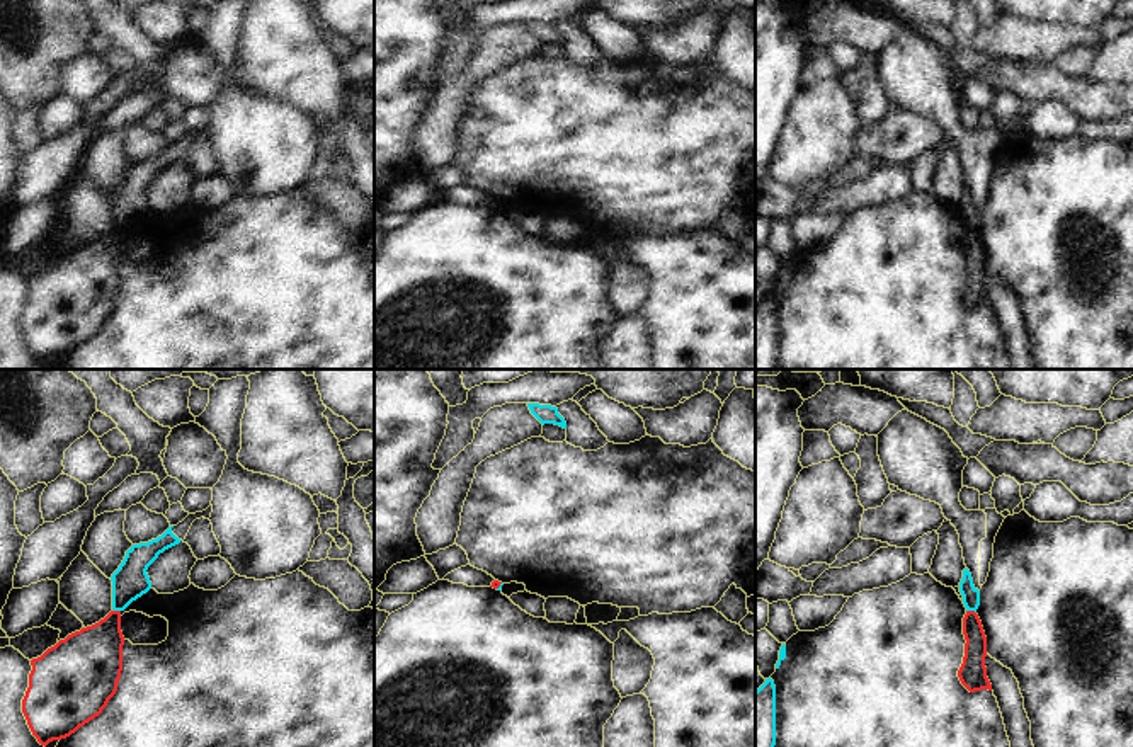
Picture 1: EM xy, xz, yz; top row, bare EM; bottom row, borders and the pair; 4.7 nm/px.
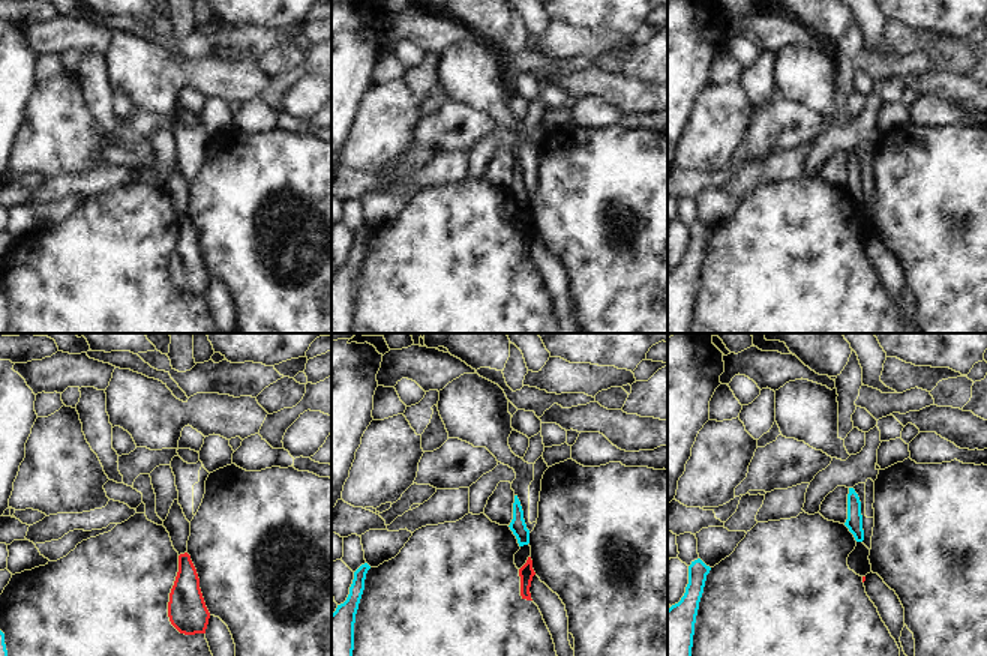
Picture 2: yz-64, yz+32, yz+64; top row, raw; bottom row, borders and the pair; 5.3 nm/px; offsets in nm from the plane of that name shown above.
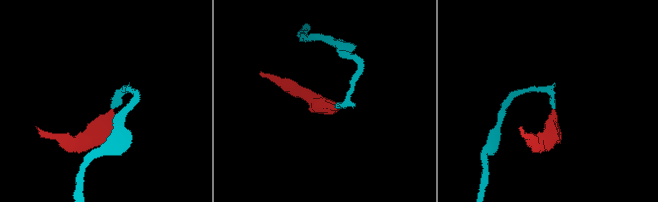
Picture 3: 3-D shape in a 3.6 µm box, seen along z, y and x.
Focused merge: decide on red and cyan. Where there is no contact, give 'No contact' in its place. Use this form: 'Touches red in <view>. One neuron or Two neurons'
Touches red in yz. Two neurons

